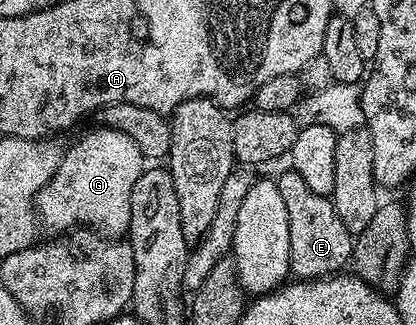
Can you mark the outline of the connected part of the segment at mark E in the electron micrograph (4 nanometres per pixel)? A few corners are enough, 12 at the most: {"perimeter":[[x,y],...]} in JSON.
{"perimeter":[[299,174],[276,177],[298,281],[336,276],[354,233]]}

